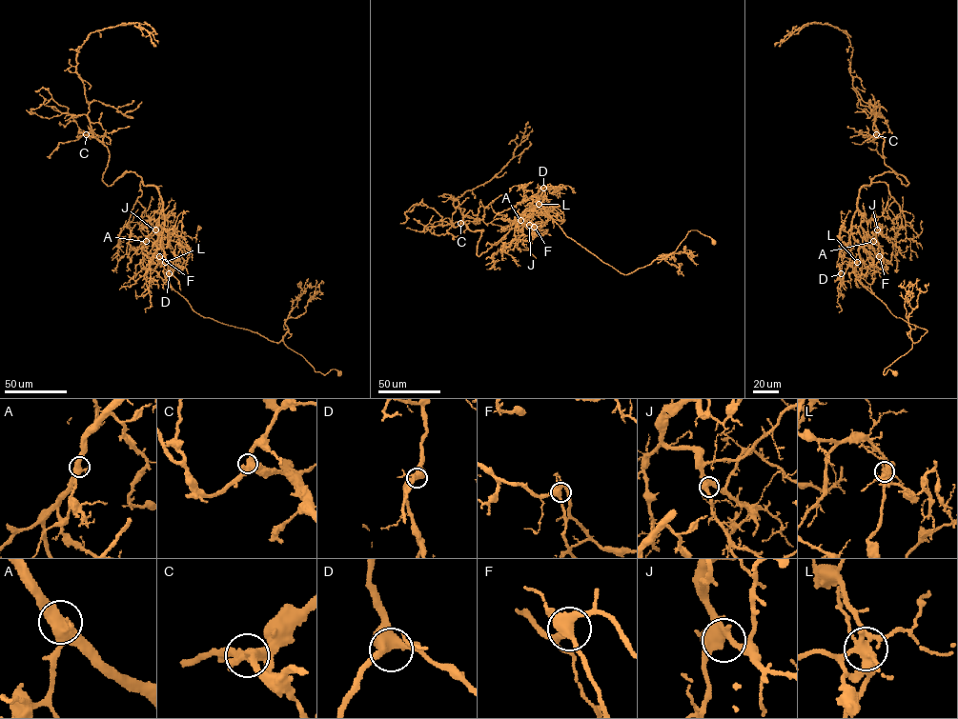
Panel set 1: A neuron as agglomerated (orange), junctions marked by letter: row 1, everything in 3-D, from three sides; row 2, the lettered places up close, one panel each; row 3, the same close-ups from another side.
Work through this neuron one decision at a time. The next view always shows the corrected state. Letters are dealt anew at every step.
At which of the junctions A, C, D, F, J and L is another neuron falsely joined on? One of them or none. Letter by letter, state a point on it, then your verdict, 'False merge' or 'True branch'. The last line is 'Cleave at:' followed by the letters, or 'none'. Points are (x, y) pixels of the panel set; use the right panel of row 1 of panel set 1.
A: Place: (873, 241). True branch
C: Place: (876, 134). True branch
D: Place: (841, 273). True branch
F: Place: (879, 256). True branch
J: Place: (877, 229). True branch
L: Place: (857, 262). False merge
Cleave at: L

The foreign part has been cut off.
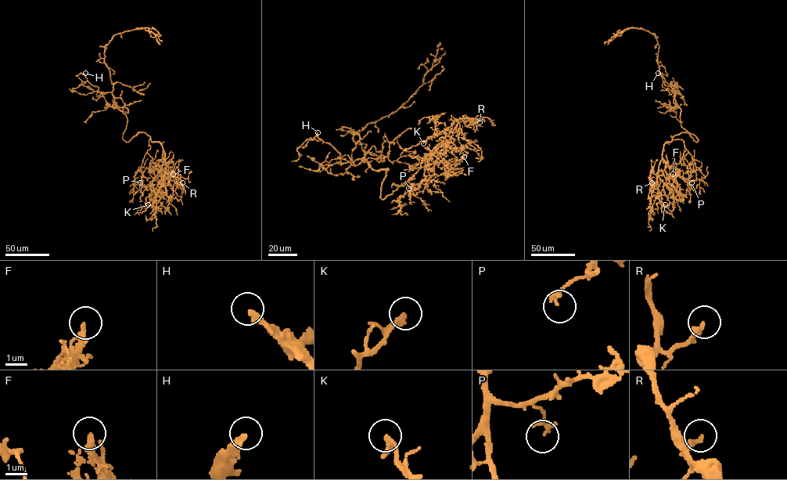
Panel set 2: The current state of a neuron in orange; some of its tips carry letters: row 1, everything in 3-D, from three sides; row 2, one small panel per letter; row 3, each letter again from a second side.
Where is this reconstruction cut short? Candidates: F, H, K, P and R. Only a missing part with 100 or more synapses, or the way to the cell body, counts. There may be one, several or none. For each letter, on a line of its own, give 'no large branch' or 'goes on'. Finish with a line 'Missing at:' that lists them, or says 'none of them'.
F: no large branch
H: goes on
K: no large branch
P: no large branch
R: no large branch
Missing at: H

